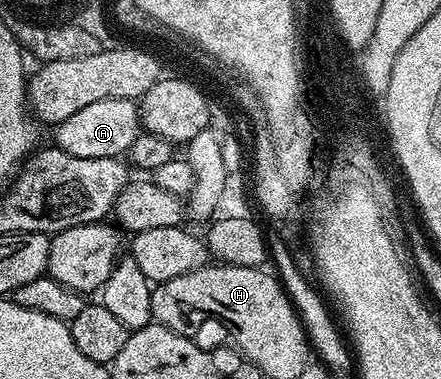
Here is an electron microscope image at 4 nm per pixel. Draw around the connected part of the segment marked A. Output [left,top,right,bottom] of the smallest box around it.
[55,98,142,158]

